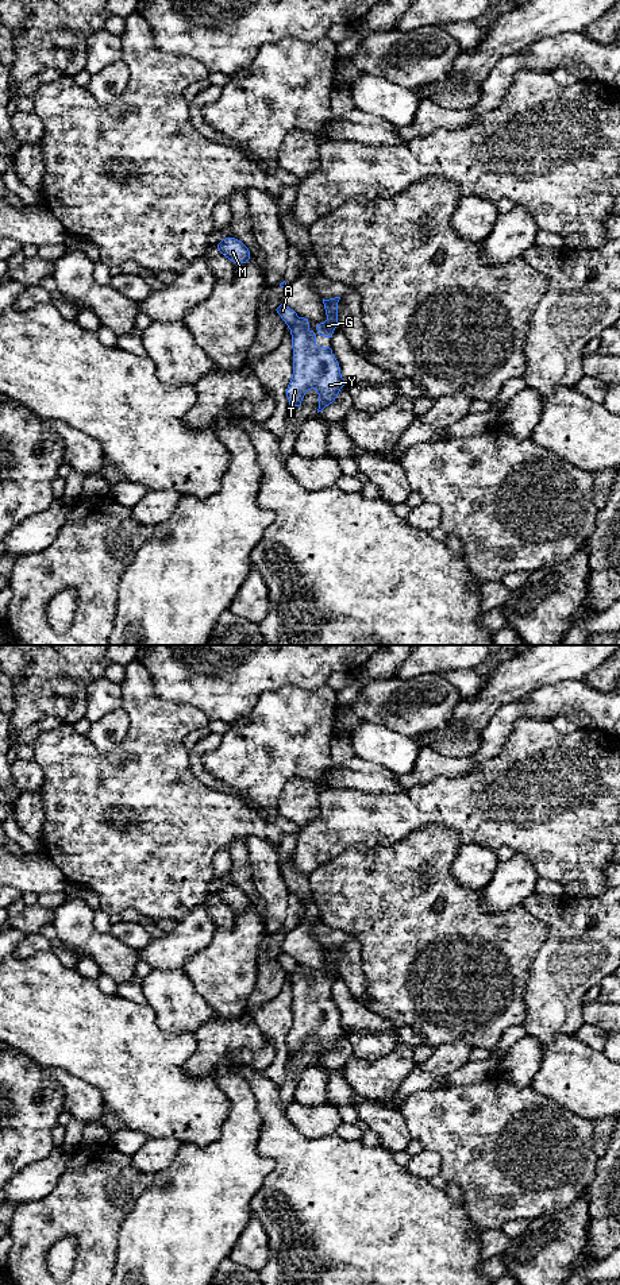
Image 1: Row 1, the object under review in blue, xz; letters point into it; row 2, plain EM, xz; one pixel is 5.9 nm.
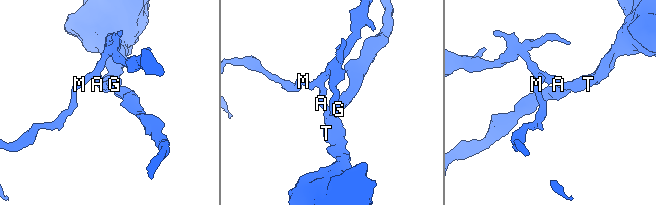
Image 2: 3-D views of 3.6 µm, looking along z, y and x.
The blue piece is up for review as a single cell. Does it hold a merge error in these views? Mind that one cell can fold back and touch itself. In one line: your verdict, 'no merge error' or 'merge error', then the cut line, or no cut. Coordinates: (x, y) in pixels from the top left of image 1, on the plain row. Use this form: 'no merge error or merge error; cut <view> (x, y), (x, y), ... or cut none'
merge error; cut xz (299, 965), (288, 975)

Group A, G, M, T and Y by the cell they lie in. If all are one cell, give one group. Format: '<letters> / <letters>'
A M / G T Y

